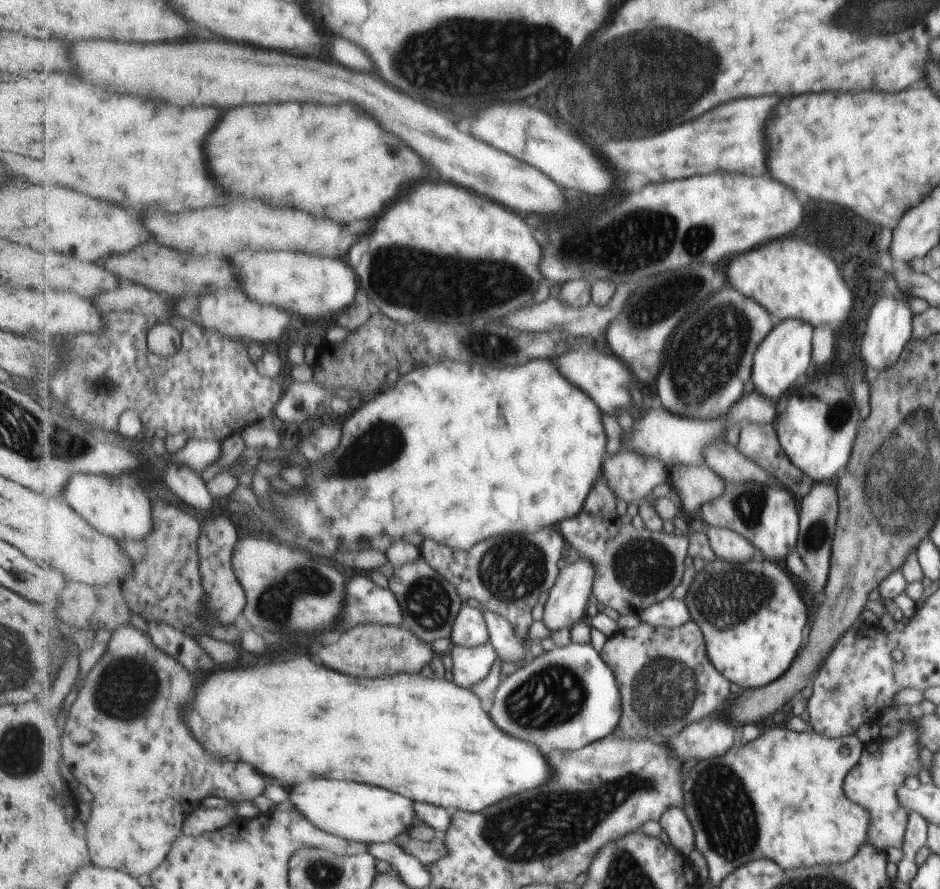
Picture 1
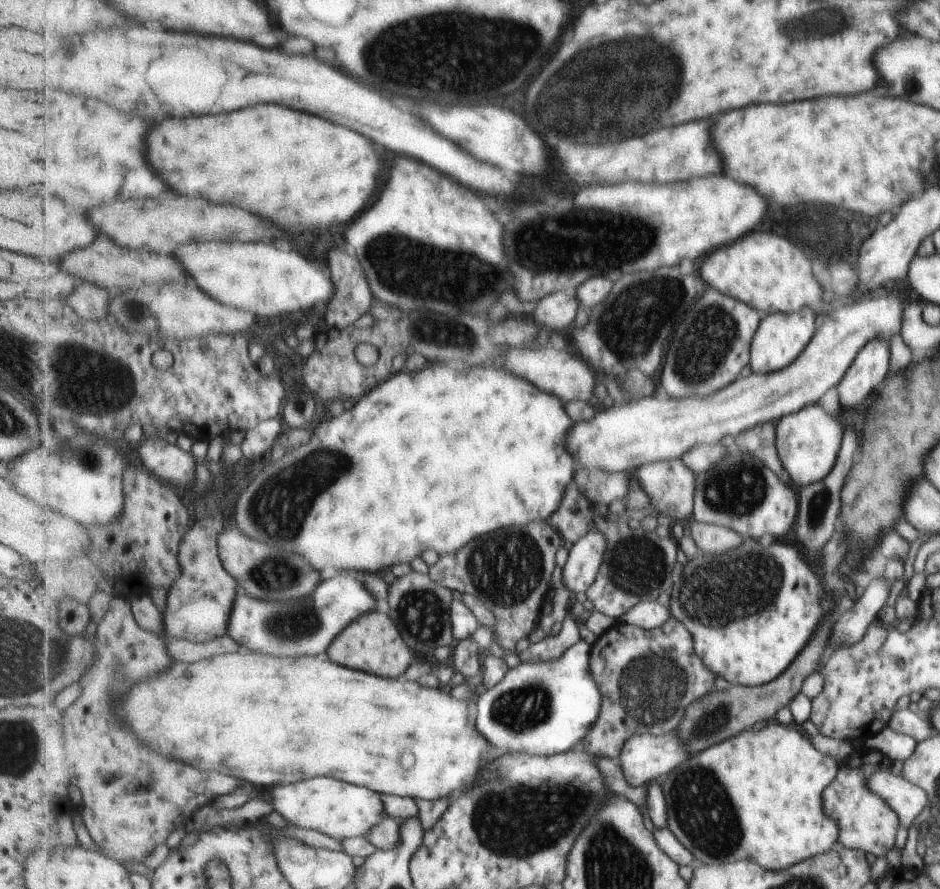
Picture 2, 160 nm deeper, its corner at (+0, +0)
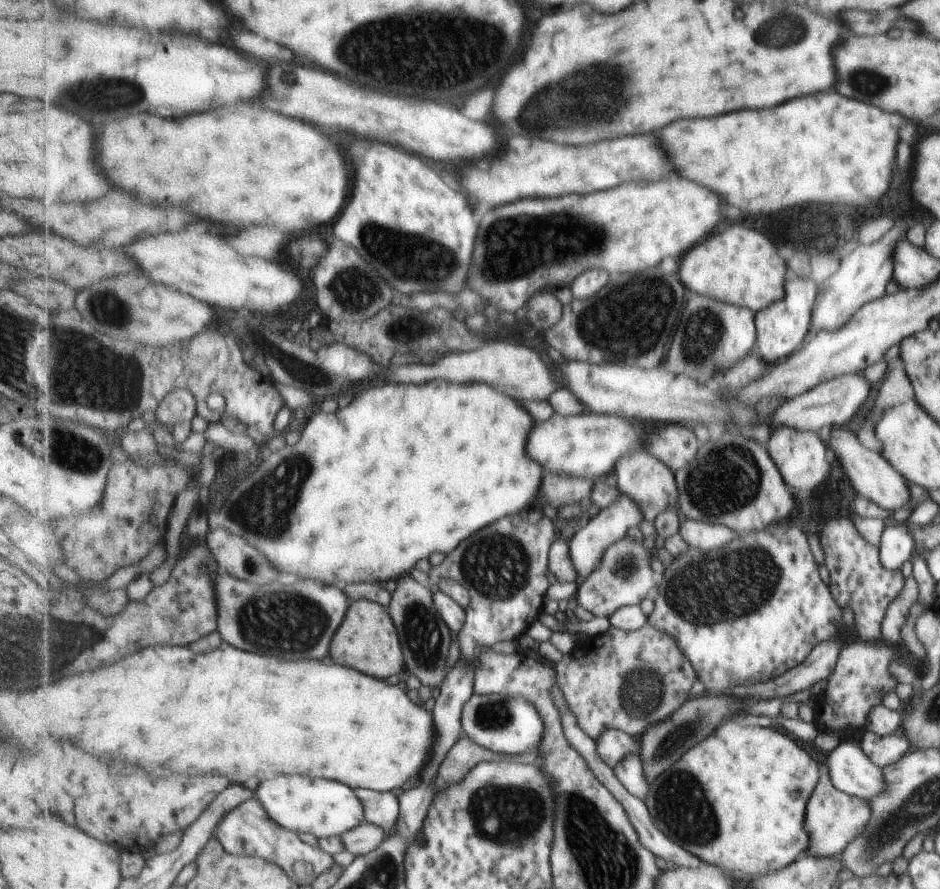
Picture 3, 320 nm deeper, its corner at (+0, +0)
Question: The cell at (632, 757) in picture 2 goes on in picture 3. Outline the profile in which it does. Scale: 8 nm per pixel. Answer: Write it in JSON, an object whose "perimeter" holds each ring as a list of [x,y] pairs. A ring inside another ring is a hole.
{"perimeter":[[[609,729],[596,740],[599,756],[613,767],[622,761],[627,753],[635,751],[640,754],[641,737],[630,735],[618,729]]]}

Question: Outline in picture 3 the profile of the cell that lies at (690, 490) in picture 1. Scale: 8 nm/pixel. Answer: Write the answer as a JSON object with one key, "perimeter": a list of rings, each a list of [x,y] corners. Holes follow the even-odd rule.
{"perimeter":[[[633,451],[631,455],[625,455],[616,464],[615,474],[617,486],[640,504],[647,521],[653,523],[655,516],[667,509],[679,509],[680,494],[675,472],[651,453]]]}

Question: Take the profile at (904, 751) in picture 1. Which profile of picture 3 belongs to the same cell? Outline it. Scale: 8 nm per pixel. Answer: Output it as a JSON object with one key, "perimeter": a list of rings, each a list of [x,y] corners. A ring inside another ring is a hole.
{"perimeter":[[[821,776],[821,784],[816,785],[817,792],[813,792],[813,800],[808,800],[809,840],[813,840],[813,844],[809,844],[809,852],[805,854],[821,858],[835,857],[853,839],[860,838],[871,820],[871,805],[859,797],[837,790],[829,776]]]}

